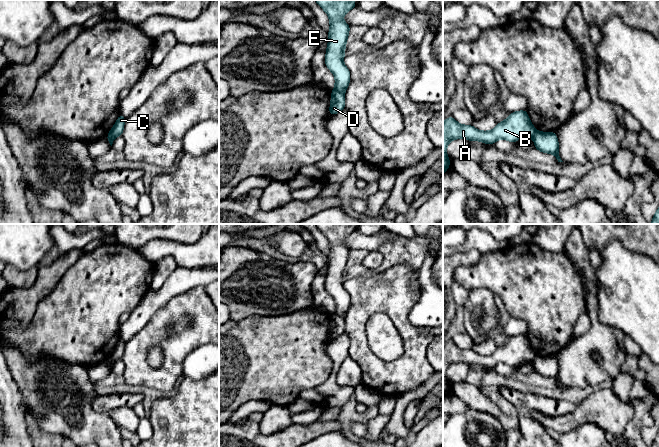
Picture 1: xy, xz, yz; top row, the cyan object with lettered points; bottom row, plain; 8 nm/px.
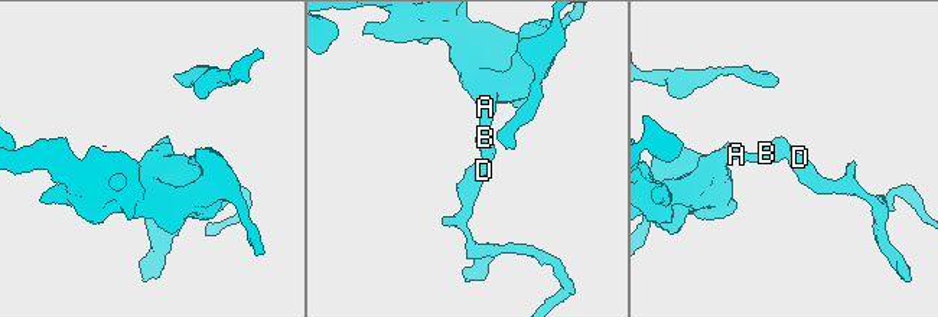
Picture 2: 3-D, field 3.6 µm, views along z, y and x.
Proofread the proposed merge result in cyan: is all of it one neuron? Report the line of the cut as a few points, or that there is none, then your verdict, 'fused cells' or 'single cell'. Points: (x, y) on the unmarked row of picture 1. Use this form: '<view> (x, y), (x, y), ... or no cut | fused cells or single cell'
xz (334, 313), (343, 317) | fused cells

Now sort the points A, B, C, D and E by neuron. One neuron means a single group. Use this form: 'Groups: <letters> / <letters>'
Groups: A B C E / D

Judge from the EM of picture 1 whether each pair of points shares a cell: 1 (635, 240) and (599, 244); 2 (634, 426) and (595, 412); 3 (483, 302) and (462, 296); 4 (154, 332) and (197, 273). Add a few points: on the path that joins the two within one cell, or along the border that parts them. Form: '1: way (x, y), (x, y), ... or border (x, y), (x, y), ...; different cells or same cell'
1: way (626, 235), (608, 235); same cell
2: border (634, 418), (627, 424), (624, 431), (616, 436); different cells
3: border (469, 291), (468, 298), (463, 305); different cells
4: border (204, 286), (196, 286), (175, 295), (163, 305); different cells

